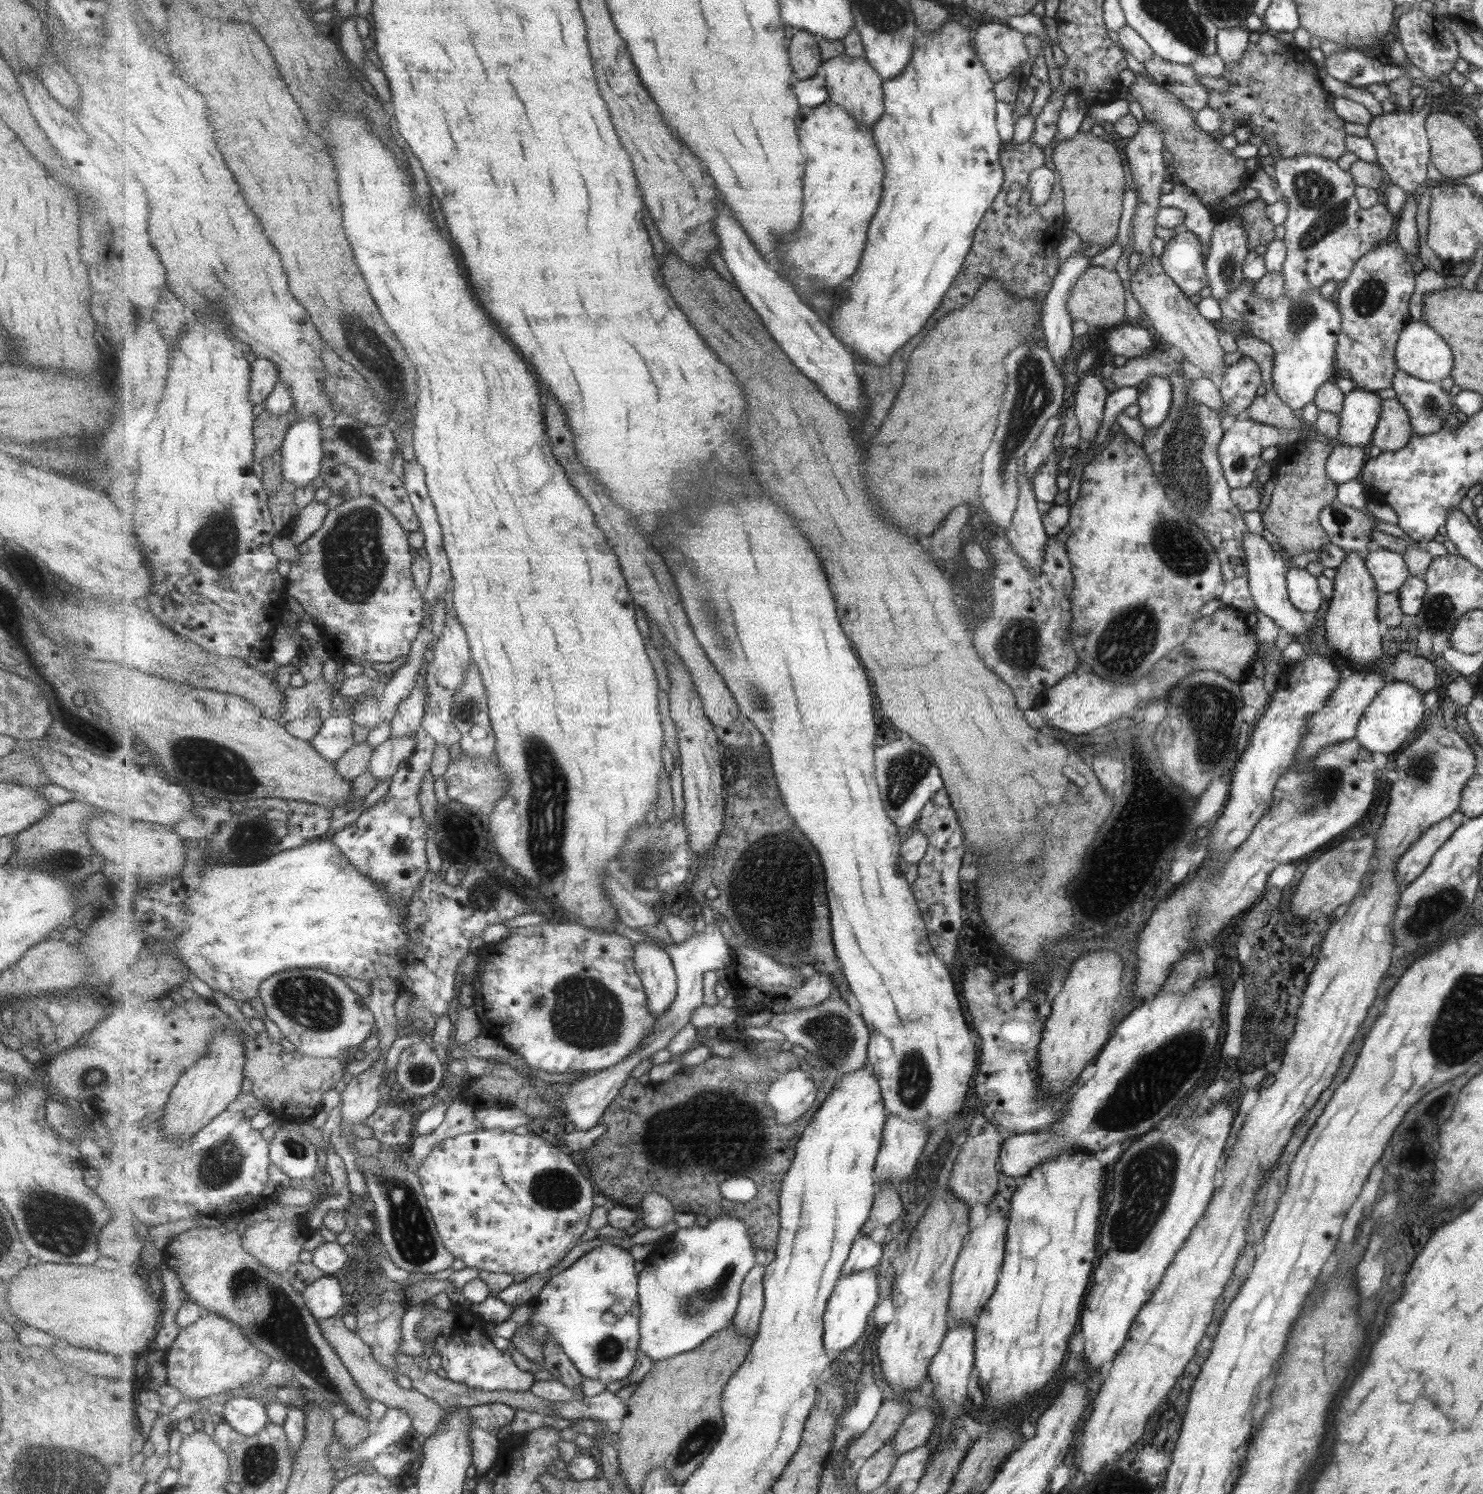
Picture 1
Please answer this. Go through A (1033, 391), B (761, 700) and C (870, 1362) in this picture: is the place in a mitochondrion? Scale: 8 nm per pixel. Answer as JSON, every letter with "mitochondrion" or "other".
{"A":"mitochondrion","B":"mitochondrion","C":"other"}

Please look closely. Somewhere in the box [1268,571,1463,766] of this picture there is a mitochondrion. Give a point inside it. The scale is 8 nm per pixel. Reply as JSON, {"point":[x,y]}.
{"point":[1439,613]}

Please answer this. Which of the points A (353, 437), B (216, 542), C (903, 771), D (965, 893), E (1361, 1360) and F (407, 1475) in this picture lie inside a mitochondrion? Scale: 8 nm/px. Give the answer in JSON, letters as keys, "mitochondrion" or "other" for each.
{"A":"mitochondrion","B":"mitochondrion","C":"mitochondrion","D":"other","E":"other","F":"other"}

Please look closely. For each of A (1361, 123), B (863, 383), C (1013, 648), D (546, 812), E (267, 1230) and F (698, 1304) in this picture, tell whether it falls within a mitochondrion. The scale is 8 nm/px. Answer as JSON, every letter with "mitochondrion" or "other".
{"A":"other","B":"other","C":"mitochondrion","D":"mitochondrion","E":"other","F":"mitochondrion"}

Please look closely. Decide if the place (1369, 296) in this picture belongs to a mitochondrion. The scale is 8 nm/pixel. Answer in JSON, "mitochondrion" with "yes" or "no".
{"mitochondrion":"yes"}

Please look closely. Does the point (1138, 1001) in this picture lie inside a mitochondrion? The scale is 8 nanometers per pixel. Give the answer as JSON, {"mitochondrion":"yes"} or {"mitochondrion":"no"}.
{"mitochondrion":"no"}

